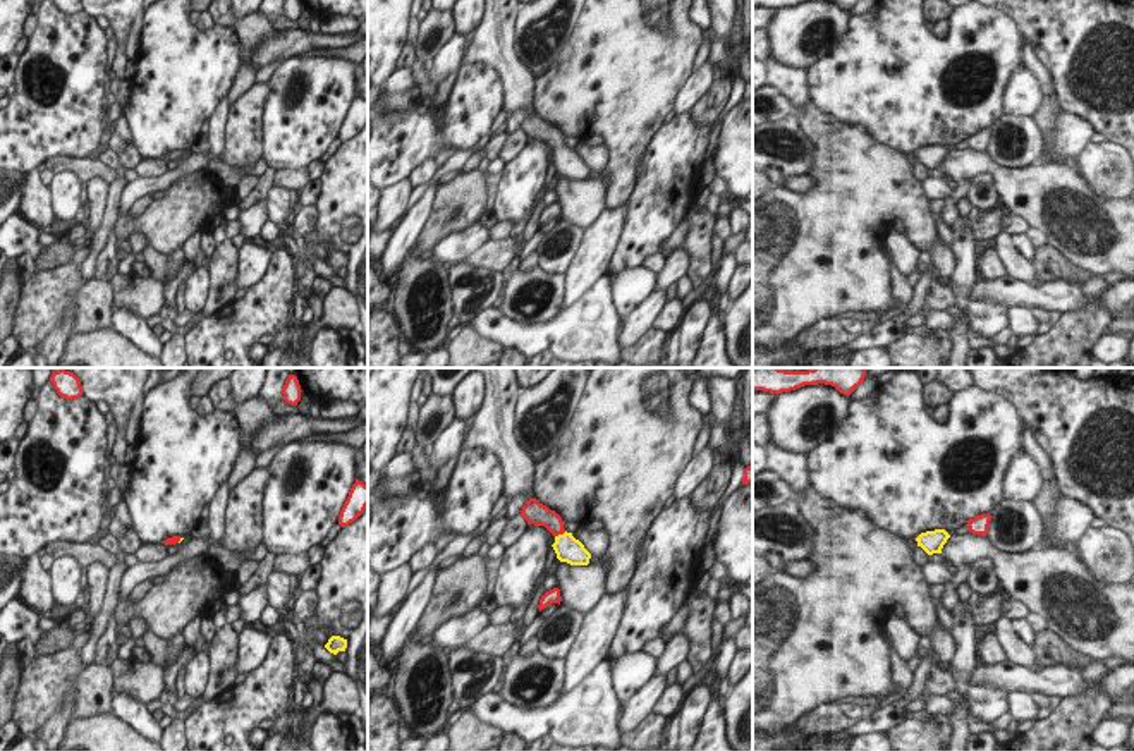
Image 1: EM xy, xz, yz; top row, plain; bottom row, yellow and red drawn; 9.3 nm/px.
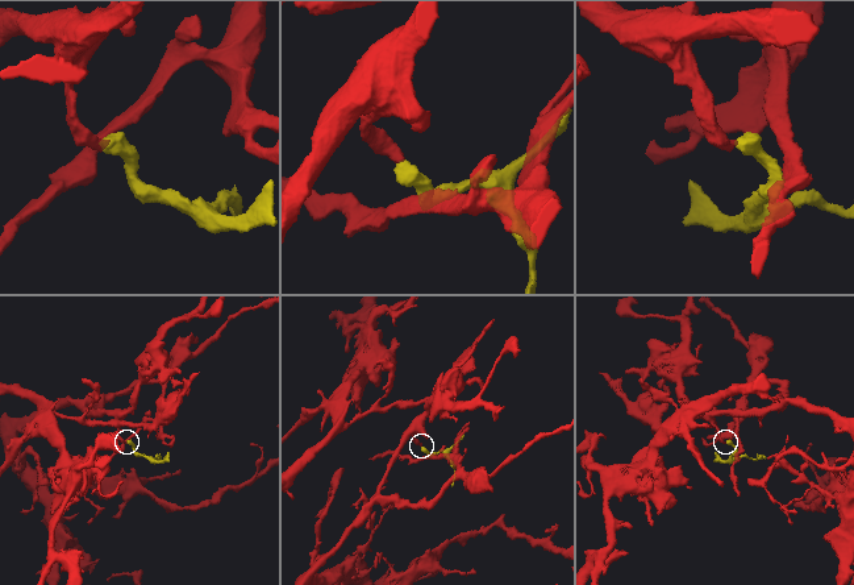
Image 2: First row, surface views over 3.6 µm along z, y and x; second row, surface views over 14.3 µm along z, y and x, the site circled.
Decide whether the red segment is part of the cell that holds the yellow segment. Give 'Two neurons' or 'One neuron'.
One neuron

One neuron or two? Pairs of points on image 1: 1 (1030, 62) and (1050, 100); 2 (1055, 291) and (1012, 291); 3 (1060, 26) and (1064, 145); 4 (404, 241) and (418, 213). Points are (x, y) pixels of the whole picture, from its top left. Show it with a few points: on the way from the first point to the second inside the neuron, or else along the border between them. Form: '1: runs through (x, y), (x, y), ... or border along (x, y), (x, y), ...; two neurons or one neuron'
1: runs through (1038, 71), (1048, 91); one neuron
2: runs through (1045, 294), (1023, 294); one neuron
3: border along (1062, 109), (1083, 117), (1097, 131); two neurons
4: runs through (406, 234), (414, 220); one neuron

